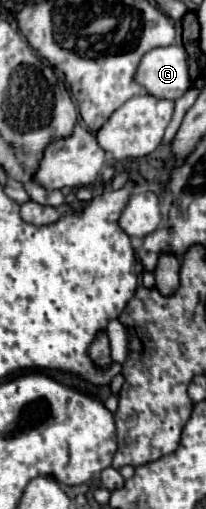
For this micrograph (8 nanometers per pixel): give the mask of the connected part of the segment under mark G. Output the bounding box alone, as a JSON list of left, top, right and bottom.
[136,45,190,101]

